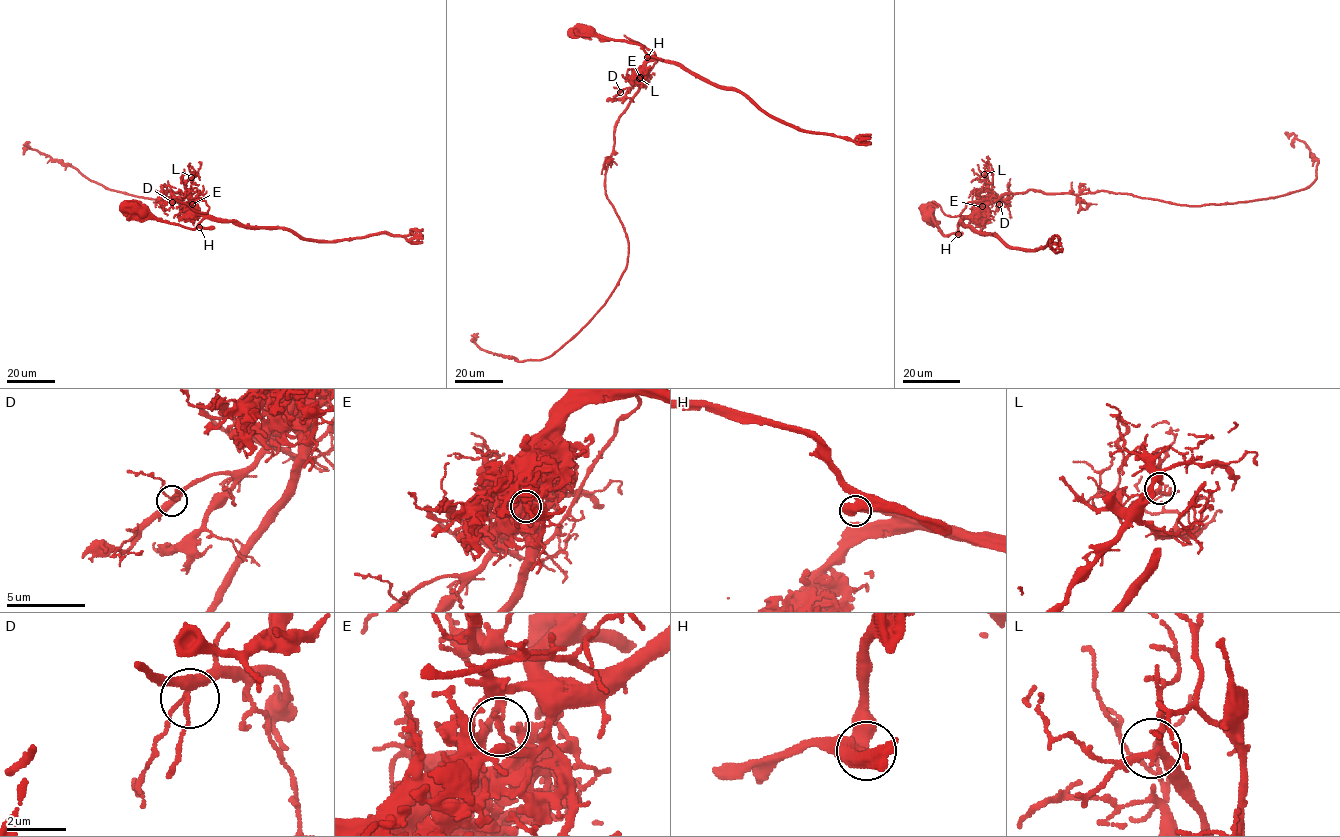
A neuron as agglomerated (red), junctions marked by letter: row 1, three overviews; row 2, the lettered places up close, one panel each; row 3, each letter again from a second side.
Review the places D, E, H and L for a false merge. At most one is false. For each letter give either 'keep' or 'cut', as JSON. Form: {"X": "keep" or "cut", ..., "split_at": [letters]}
{"D": "keep", "E": "cut", "H": "keep", "L": "keep", "split_at": ["E"]}

